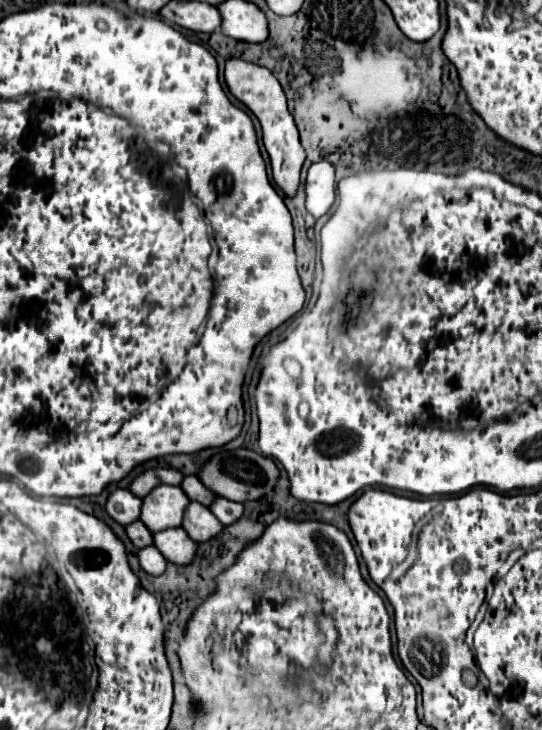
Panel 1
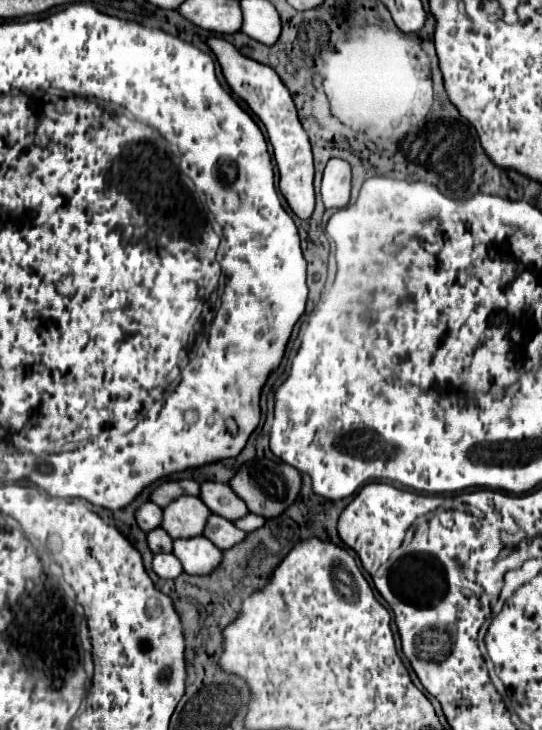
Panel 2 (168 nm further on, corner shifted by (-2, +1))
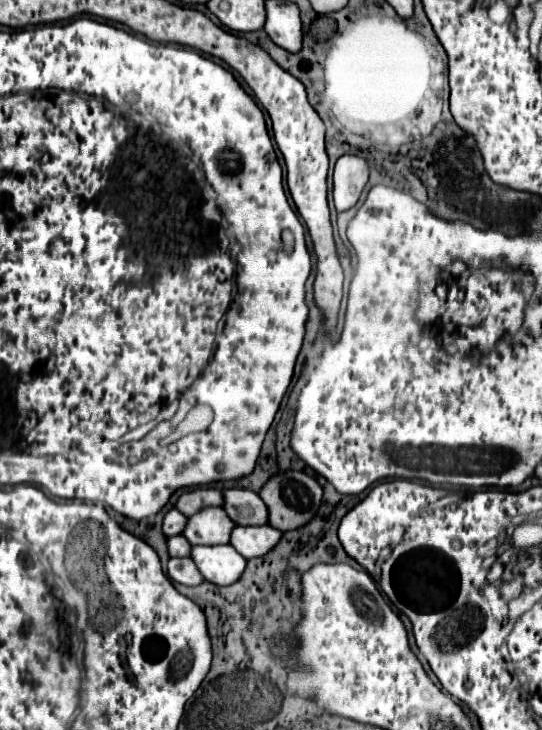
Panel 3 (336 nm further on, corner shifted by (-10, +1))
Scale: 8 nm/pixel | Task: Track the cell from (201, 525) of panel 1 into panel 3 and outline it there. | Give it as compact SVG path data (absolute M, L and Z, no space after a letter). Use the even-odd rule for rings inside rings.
M236 525L232 529L230 545L244 559L252 559L252 557L260 557L260 555L268 553L280 541L280 535L282 535L282 531L278 531L270 525L262 525L262 527Z

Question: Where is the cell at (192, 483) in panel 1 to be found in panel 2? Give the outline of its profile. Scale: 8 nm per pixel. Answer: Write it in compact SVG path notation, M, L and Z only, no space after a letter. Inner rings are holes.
M214 481L202 483L200 499L208 505L208 509L214 515L220 515L228 521L238 521L250 513L246 503L226 483L214 483Z

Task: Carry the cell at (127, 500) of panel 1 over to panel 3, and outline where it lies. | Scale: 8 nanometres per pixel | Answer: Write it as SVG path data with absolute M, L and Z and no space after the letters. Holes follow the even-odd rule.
M170 509L166 515L164 515L164 521L162 521L162 531L166 537L172 537L172 535L180 535L182 529L186 525L186 515L182 515L180 511L176 509Z

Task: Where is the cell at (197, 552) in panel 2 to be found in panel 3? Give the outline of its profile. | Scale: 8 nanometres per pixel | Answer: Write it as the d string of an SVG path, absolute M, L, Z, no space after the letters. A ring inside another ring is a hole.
M232 545L192 547L190 557L202 577L214 585L232 585L246 567L246 559Z

